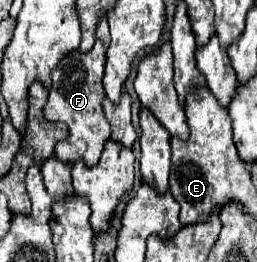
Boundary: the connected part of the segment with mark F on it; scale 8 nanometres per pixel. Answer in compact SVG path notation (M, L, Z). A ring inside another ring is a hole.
M105 17L99 21L95 35L97 35L97 39L89 53L73 51L53 69L53 73L51 73L53 85L49 89L49 99L43 109L45 119L61 121L69 127L69 137L65 141L57 143L57 147L55 147L55 157L63 163L83 161L85 167L97 165L103 145L107 143L107 139L111 135L109 123L103 115L103 107L101 107L101 101L105 99L103 83L101 83L103 63L105 63L105 51L109 47L109 27L107 27Z

